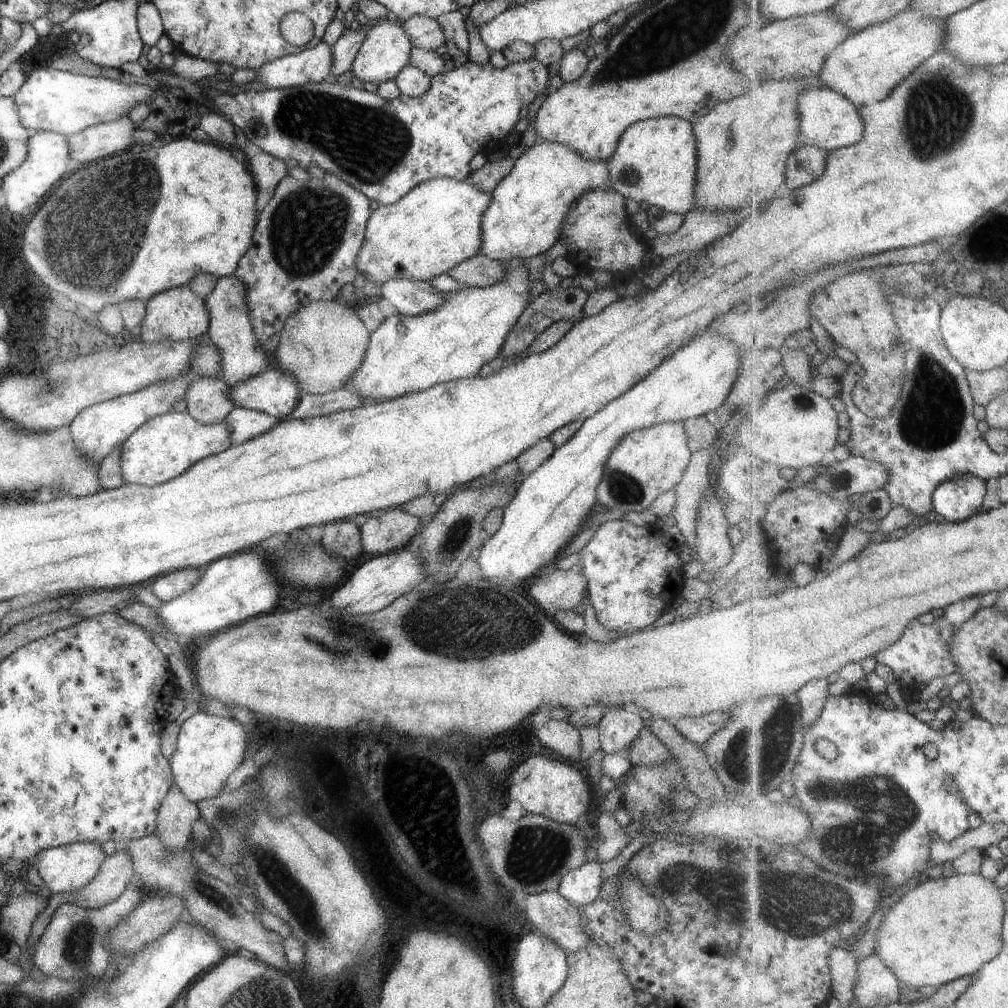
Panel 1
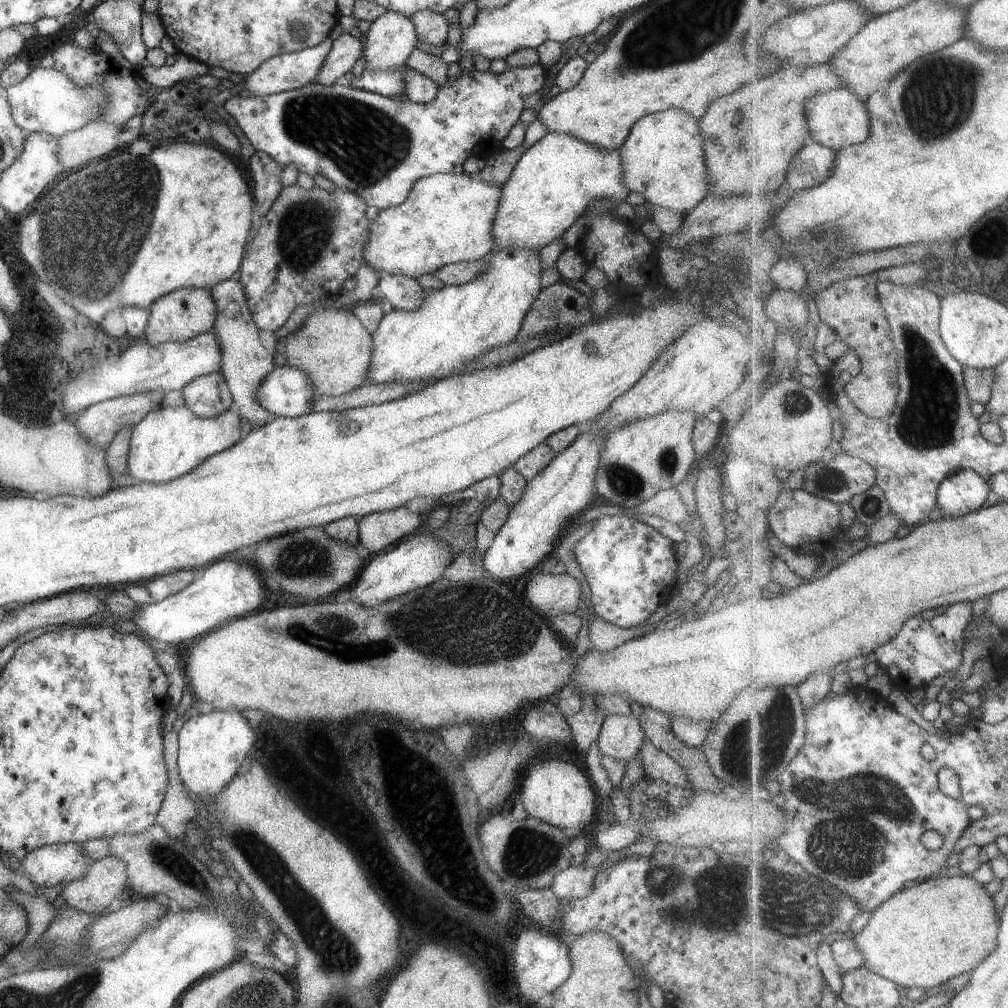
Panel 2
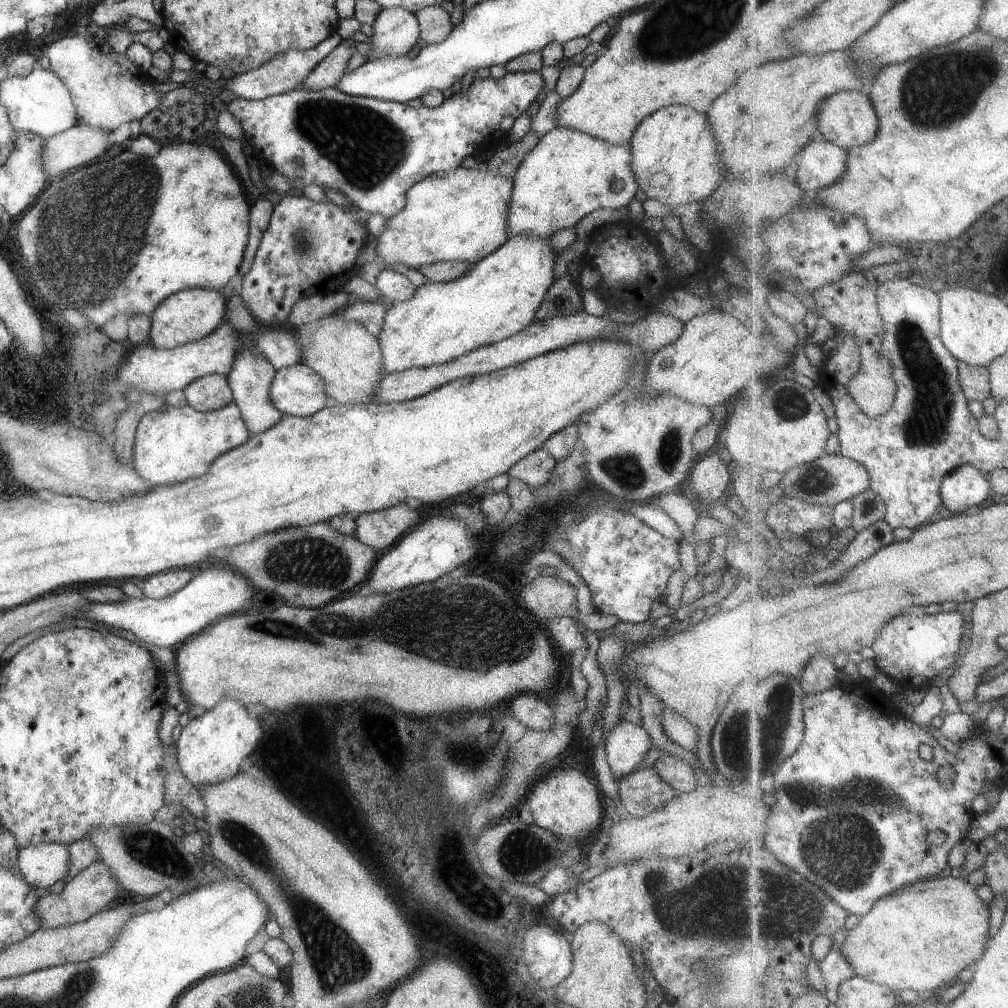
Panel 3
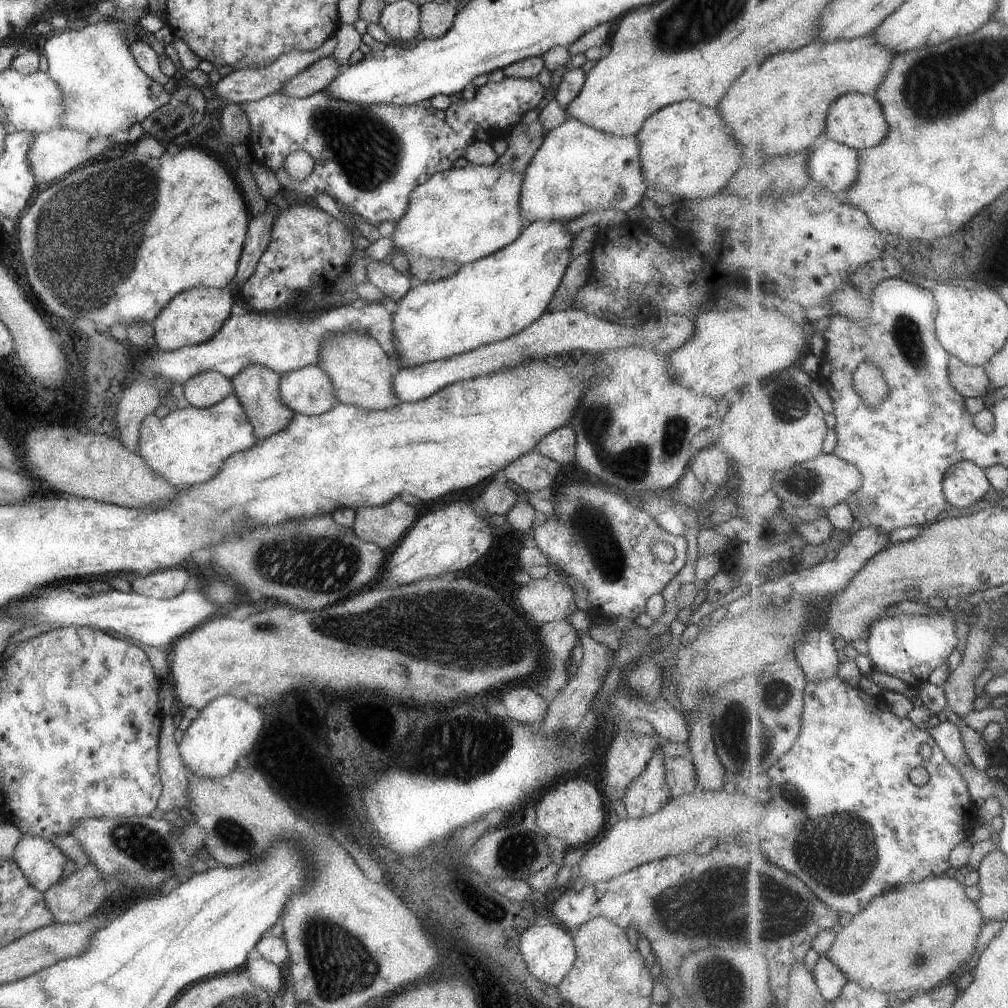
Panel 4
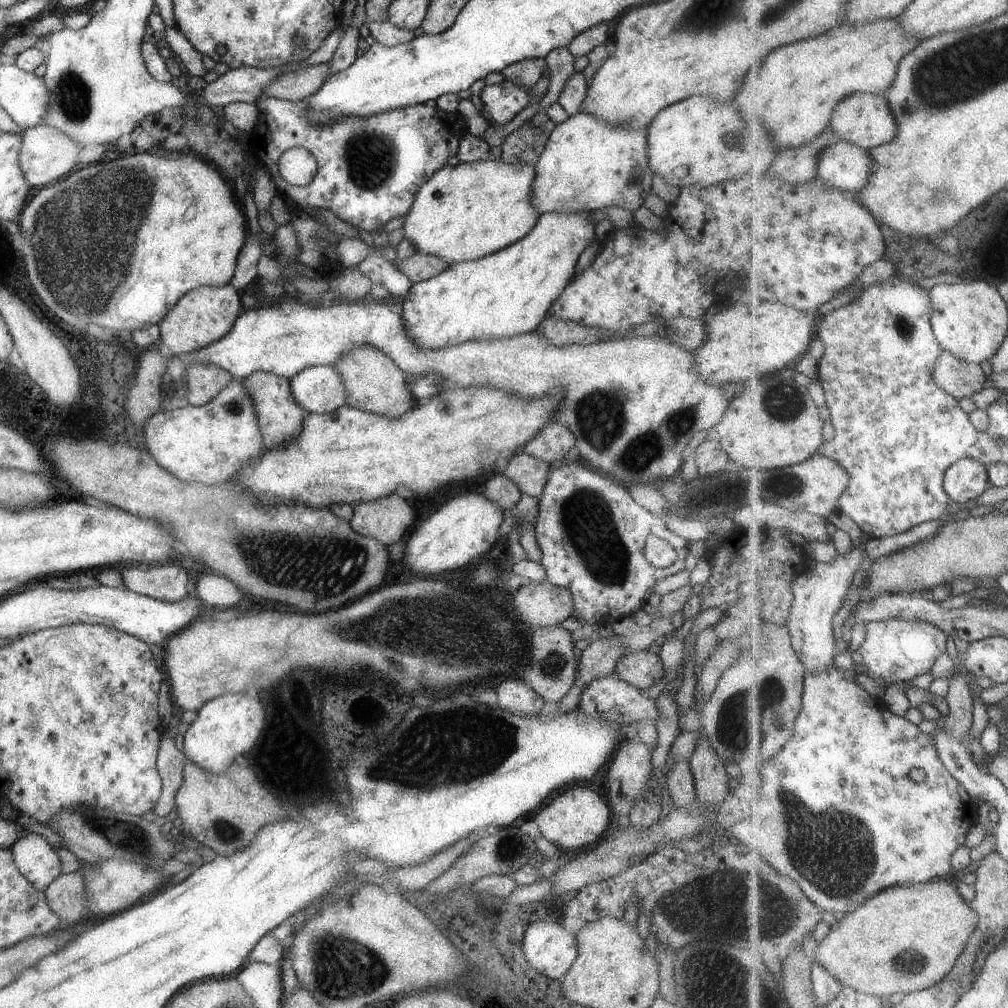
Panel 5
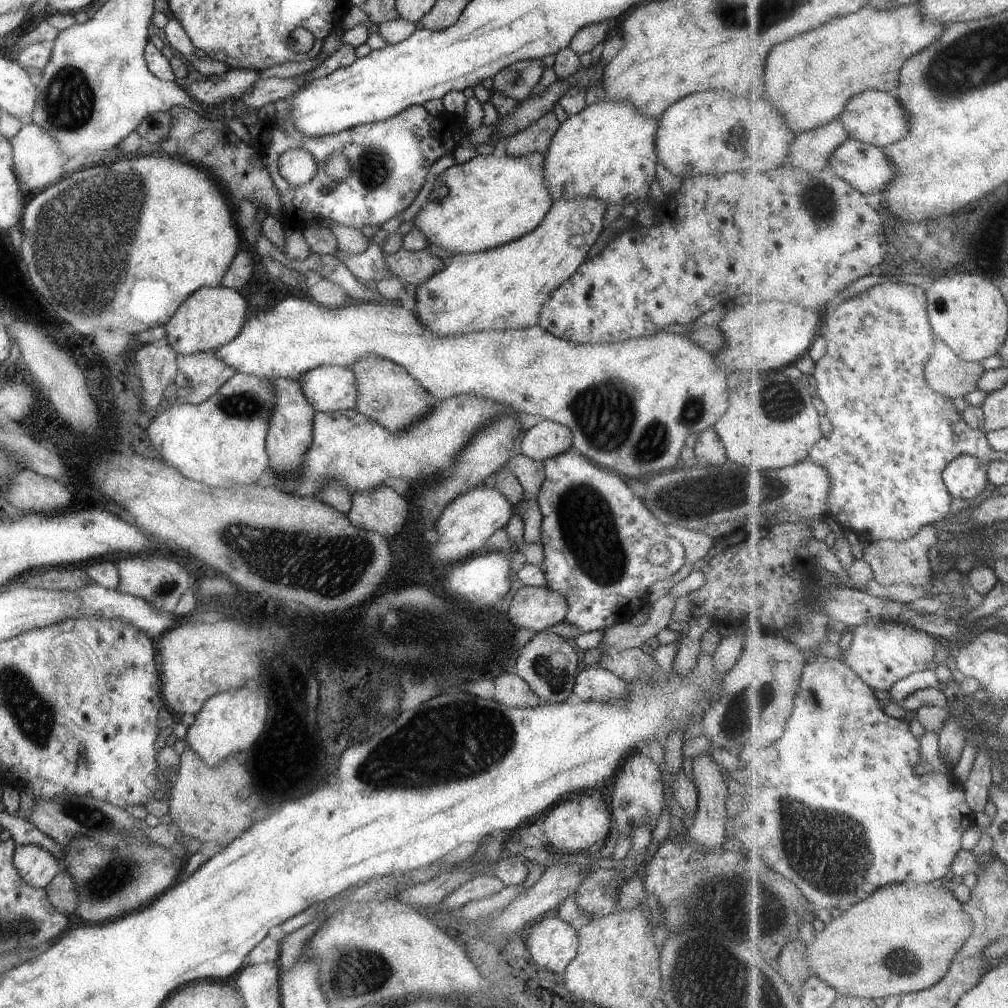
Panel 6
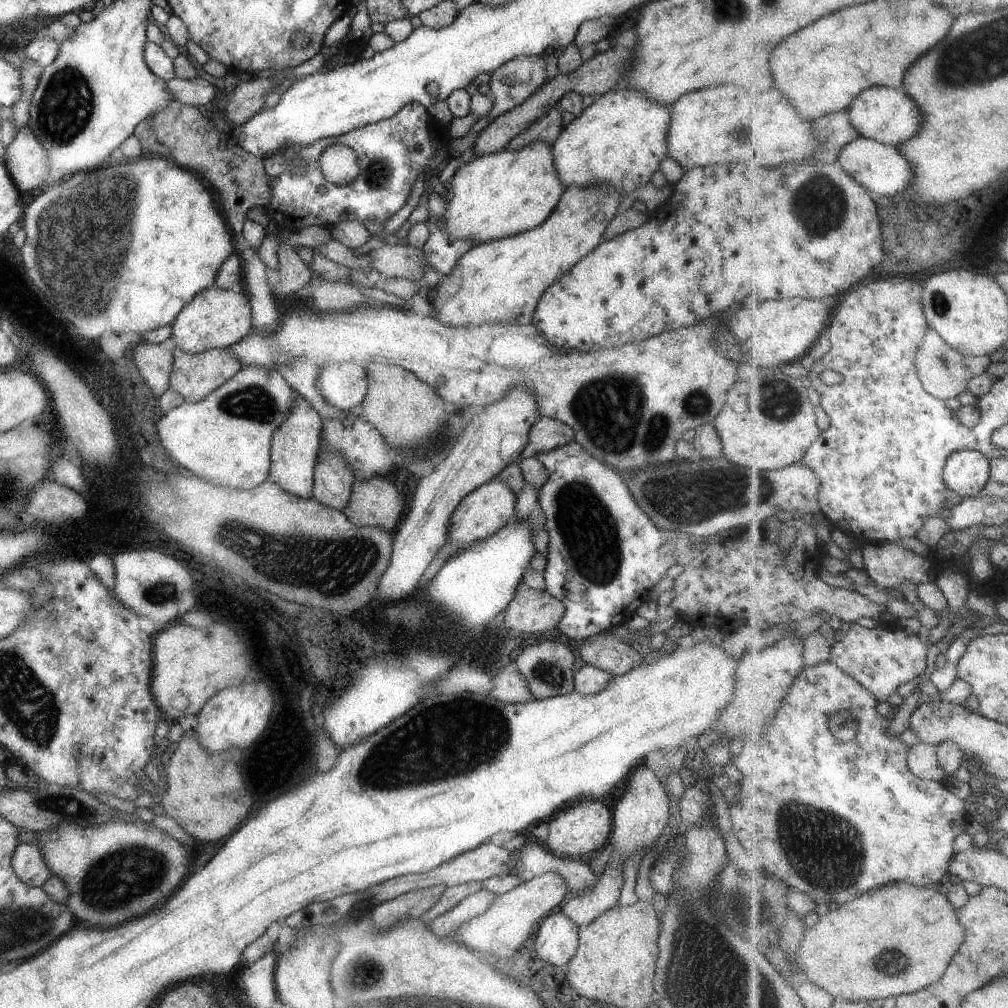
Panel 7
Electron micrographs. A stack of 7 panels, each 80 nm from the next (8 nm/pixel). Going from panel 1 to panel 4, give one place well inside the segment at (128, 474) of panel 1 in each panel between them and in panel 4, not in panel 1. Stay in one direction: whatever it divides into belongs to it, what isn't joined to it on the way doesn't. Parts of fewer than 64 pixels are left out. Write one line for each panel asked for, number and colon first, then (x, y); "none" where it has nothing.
2: (167, 442)
3: (179, 443)
4: (187, 446)

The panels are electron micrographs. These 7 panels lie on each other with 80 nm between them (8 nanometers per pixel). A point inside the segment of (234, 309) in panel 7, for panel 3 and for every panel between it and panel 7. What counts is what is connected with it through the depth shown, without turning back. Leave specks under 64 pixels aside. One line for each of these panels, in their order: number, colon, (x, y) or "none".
3: (189, 314)
4: (191, 316)
5: (203, 314)
6: (210, 316)

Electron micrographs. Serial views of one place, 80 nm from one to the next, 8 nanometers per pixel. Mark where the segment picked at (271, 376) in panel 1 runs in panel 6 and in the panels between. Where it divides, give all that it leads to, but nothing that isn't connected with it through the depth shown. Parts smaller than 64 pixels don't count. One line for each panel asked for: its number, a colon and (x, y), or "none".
2: (285, 392)
3: (296, 390)
4: (307, 390)
5: (318, 389)
6: (327, 388)

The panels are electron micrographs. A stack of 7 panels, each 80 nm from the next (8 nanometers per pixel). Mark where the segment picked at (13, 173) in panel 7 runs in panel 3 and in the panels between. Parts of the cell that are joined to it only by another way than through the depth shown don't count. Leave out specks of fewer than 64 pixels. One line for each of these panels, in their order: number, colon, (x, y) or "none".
3: (73, 147)
4: (53, 153)
5: (45, 153)
6: (38, 160)

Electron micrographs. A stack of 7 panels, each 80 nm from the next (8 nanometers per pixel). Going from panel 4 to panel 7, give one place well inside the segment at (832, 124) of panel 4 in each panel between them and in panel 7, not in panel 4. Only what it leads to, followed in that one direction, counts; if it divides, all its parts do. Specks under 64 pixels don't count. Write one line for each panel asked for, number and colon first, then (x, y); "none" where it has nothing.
5: (864, 119)
6: (877, 118)
7: (890, 116)

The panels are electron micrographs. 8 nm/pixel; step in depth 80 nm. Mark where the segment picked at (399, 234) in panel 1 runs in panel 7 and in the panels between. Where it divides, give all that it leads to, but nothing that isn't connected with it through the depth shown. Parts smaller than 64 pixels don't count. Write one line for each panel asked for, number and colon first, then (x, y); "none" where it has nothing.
2: (445, 218)
3: (460, 215)
4: (462, 214)
5: (460, 213)
6: (486, 201)
7: (499, 194)

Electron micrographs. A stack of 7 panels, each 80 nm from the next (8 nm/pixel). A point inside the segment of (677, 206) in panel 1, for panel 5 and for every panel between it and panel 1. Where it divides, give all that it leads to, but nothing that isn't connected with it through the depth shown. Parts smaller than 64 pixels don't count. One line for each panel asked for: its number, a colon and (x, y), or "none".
2: (661, 159)
3: (672, 156)
4: (684, 149)
5: (696, 142)

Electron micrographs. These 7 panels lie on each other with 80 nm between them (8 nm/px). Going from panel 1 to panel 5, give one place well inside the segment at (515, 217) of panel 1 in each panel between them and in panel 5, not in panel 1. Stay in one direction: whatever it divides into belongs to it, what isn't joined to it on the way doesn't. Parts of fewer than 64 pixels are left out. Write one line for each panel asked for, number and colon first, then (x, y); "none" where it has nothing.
2: (551, 184)
3: (567, 174)
4: (576, 170)
5: (586, 164)

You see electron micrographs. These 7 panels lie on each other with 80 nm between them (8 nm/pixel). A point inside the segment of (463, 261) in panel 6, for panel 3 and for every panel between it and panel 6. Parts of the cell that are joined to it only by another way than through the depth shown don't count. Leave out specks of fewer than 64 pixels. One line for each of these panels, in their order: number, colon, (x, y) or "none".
3: (497, 297)
4: (490, 299)
5: (505, 293)

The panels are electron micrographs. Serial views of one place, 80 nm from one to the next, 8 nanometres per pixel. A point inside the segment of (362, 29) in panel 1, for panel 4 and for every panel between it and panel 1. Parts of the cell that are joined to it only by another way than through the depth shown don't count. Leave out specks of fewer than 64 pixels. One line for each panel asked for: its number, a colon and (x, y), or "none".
2: (345, 49)
3: (326, 73)
4: (316, 77)

